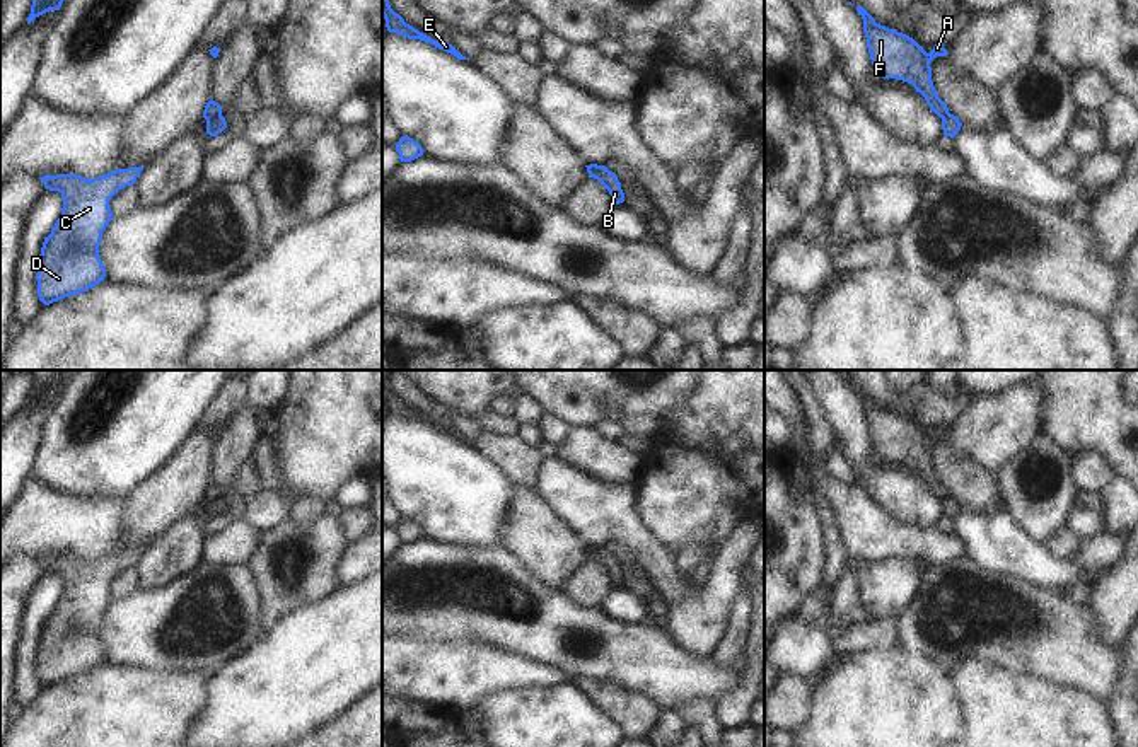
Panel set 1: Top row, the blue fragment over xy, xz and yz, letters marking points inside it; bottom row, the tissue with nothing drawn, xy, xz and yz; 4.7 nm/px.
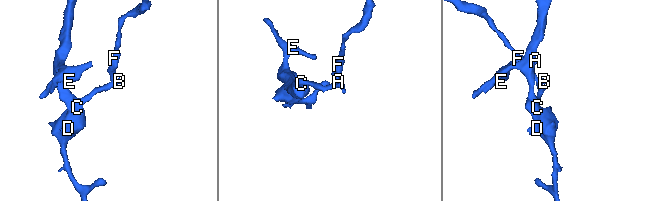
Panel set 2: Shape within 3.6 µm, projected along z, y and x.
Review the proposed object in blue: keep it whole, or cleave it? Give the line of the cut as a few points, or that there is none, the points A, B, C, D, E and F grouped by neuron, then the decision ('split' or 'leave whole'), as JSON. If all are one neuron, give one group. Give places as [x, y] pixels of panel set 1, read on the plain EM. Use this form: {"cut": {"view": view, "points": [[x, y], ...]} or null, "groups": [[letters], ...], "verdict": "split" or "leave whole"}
{"cut": {"view": "xy", "points": [[220, 497], [207, 502]]}, "groups": [["A", "F"], ["B", "C", "D", "E"]], "verdict": "split"}

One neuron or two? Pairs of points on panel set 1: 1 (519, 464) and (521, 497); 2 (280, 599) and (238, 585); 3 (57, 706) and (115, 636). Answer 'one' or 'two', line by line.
1: two
2: two
3: two

